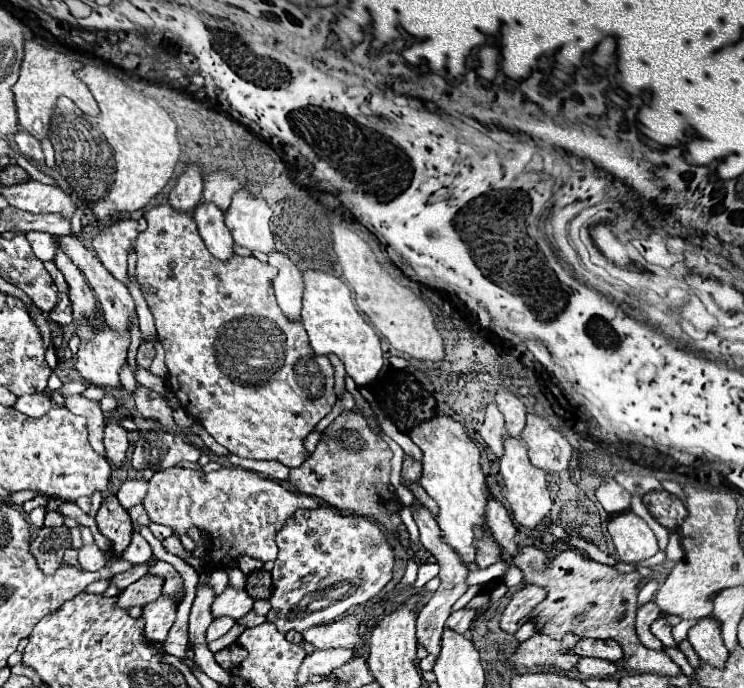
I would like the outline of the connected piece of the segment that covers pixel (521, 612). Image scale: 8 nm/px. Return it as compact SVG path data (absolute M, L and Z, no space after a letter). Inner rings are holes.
M524 585L522 589L514 591L514 595L510 597L510 603L506 605L506 609L502 611L500 617L500 629L514 635L520 627L520 621L530 617L532 609L546 597L542 587L532 587L532 585Z

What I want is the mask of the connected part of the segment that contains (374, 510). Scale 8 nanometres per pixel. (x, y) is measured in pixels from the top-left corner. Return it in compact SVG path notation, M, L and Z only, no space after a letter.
M346 411L326 427L312 457L302 467L290 469L290 483L298 491L318 497L344 513L374 519L396 533L396 527L402 521L398 517L400 501L388 491L390 459L390 447L372 431L368 421L360 413Z

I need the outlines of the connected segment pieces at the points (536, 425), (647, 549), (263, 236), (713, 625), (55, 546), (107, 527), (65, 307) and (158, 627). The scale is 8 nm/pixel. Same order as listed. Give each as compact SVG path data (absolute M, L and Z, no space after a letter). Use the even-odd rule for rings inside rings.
M528 413L522 439L528 445L528 457L534 467L546 473L558 473L568 469L572 445L546 419Z
M624 511L608 521L618 559L624 563L638 563L658 553L658 541L652 529L634 511Z
M244 187L232 195L230 207L224 211L224 223L230 229L234 241L250 251L274 251L270 219L272 209L266 205L266 201L250 195L250 191Z
M712 615L698 619L698 623L688 631L688 641L702 661L716 665L718 669L728 659L728 649L720 637L720 625Z
M62 525L62 527L42 527L38 531L38 537L32 541L30 549L38 561L38 567L46 575L52 575L62 565L62 555L70 545L72 545L70 529Z
M114 495L106 497L98 509L96 523L102 535L106 535L112 541L112 551L116 555L122 555L122 551L128 547L132 537L132 521L124 507L120 507L118 499Z
M52 261L44 263L46 271L50 273L50 277L54 279L56 287L58 287L58 305L50 311L50 319L60 323L60 325L68 325L72 323L72 307L70 307L70 299L68 299L68 283L64 281L64 277L60 275L60 271L56 269L56 265Z
M174 593L172 597L160 595L154 603L146 603L142 607L142 617L144 617L144 635L146 639L154 643L166 643L168 631L174 625L174 615L176 615L176 603L180 599L180 593Z

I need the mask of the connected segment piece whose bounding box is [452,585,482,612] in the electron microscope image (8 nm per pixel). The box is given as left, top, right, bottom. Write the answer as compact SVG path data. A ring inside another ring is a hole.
M472 585L468 588L468 590L456 601L454 606L452 607L452 612L457 611L458 609L464 608L468 602L475 597L480 591L482 586L480 585Z

